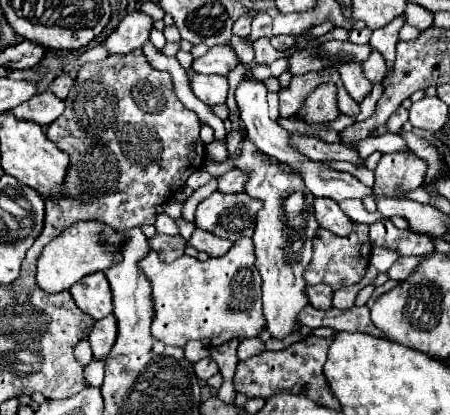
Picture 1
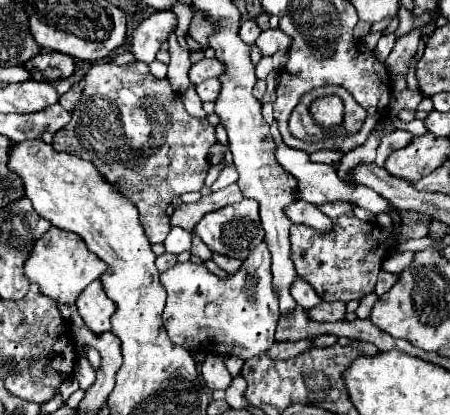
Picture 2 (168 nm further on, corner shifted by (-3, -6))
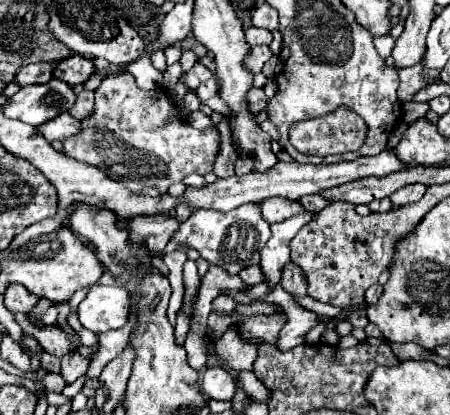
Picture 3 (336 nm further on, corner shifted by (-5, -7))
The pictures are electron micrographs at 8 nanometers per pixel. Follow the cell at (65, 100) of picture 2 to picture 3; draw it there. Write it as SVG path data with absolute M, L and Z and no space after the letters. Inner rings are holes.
M80 91L76 97L76 103L70 107L70 113L76 119L86 119L92 113L92 105L94 105L94 93L92 91Z

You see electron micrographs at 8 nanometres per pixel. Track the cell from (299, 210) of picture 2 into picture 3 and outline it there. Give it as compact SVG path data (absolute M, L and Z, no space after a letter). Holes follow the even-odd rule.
M266 199L264 203L260 203L262 207L262 215L268 223L280 223L284 219L290 219L294 215L300 215L300 213L306 213L306 209L298 203L298 201L292 201L292 199Z

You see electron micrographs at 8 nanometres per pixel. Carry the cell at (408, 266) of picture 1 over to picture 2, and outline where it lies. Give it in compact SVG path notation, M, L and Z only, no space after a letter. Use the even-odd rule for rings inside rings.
M380 272L378 274L378 282L376 282L376 288L374 288L374 294L378 294L378 296L382 296L382 294L386 294L392 286L394 286L394 282L398 280L398 276L396 274L388 274L388 272Z

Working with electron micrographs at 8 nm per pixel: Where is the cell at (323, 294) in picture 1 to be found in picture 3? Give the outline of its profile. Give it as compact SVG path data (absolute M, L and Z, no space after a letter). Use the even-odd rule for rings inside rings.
M288 263L288 267L284 267L284 275L282 275L280 285L290 295L302 295L302 297L308 295L308 279L300 271L300 267L296 267L294 263Z

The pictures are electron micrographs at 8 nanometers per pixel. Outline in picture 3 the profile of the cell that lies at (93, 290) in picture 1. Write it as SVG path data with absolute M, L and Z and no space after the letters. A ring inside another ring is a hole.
M96 285L78 305L80 323L94 333L120 329L128 321L124 315L128 315L128 293L118 285Z

